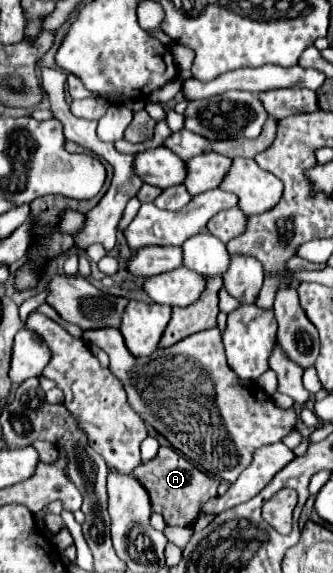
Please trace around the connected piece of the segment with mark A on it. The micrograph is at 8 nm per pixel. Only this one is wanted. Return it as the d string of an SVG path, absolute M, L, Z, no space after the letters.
M161 446L159 454L149 460L139 464L137 470L133 470L133 476L137 476L151 500L153 500L153 512L159 512L165 518L167 526L189 526L195 522L195 518L199 516L203 504L211 498L217 496L217 488L219 488L219 480L209 478L205 472L201 472L197 466L193 466L187 458L183 458L181 454L177 454L171 446Z

